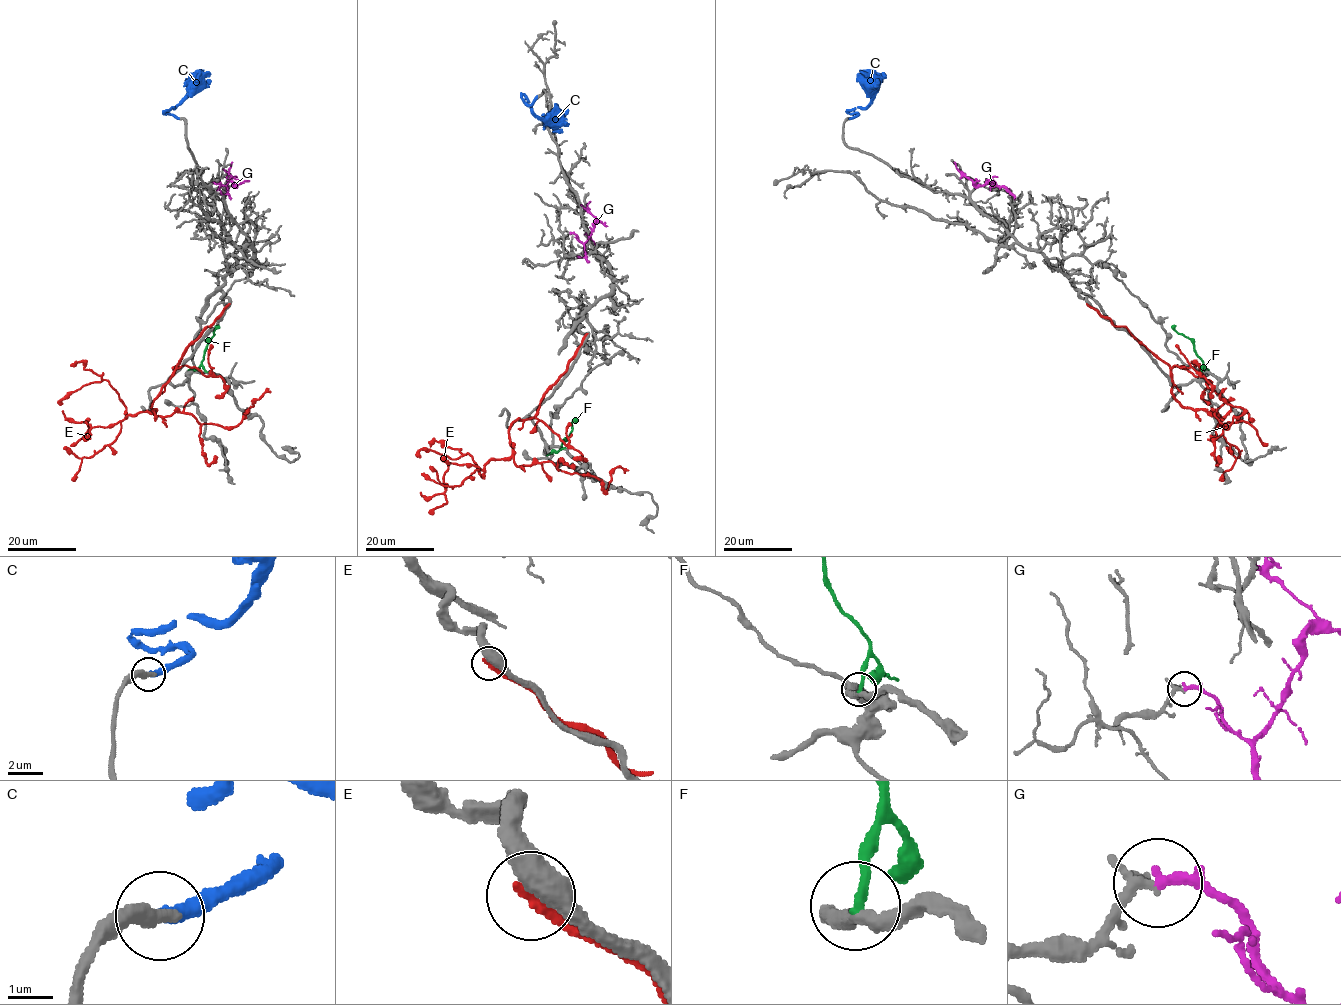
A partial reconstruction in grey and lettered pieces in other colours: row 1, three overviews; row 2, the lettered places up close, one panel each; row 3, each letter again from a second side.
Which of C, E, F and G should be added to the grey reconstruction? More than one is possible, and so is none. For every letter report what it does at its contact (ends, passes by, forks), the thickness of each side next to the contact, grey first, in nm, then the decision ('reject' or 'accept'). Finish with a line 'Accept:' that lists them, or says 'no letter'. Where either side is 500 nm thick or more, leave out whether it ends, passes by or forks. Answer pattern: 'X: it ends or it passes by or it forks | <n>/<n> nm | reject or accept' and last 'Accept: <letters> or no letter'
C: it ends | 460/420 nm | accept
E: 550/240 nm | reject
F: it ends | 320/240 nm | reject
G: it ends | 130/240 nm | reject
Accept: C

